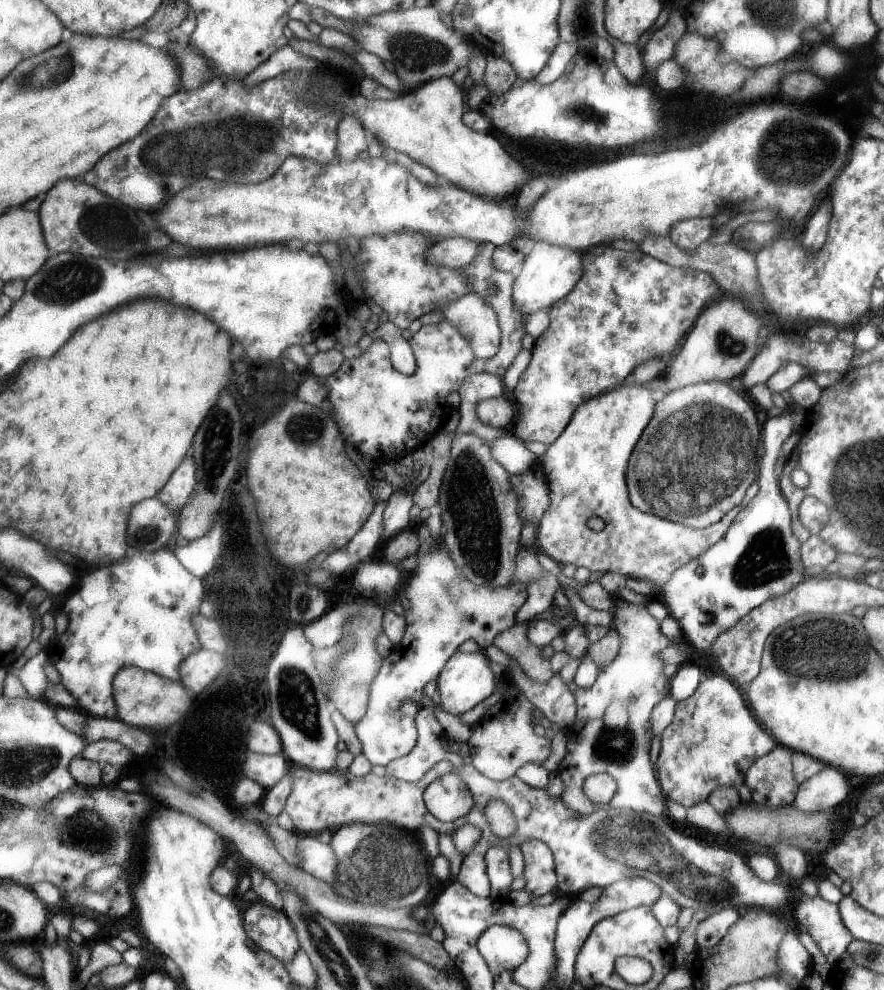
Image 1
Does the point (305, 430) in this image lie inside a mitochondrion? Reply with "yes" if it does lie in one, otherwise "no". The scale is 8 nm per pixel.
yes

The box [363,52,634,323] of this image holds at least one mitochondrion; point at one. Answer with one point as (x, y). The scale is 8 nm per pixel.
(583, 110)

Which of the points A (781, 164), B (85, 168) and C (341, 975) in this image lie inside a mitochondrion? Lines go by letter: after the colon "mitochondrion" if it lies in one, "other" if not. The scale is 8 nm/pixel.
A: mitochondrion
B: other
C: mitochondrion

